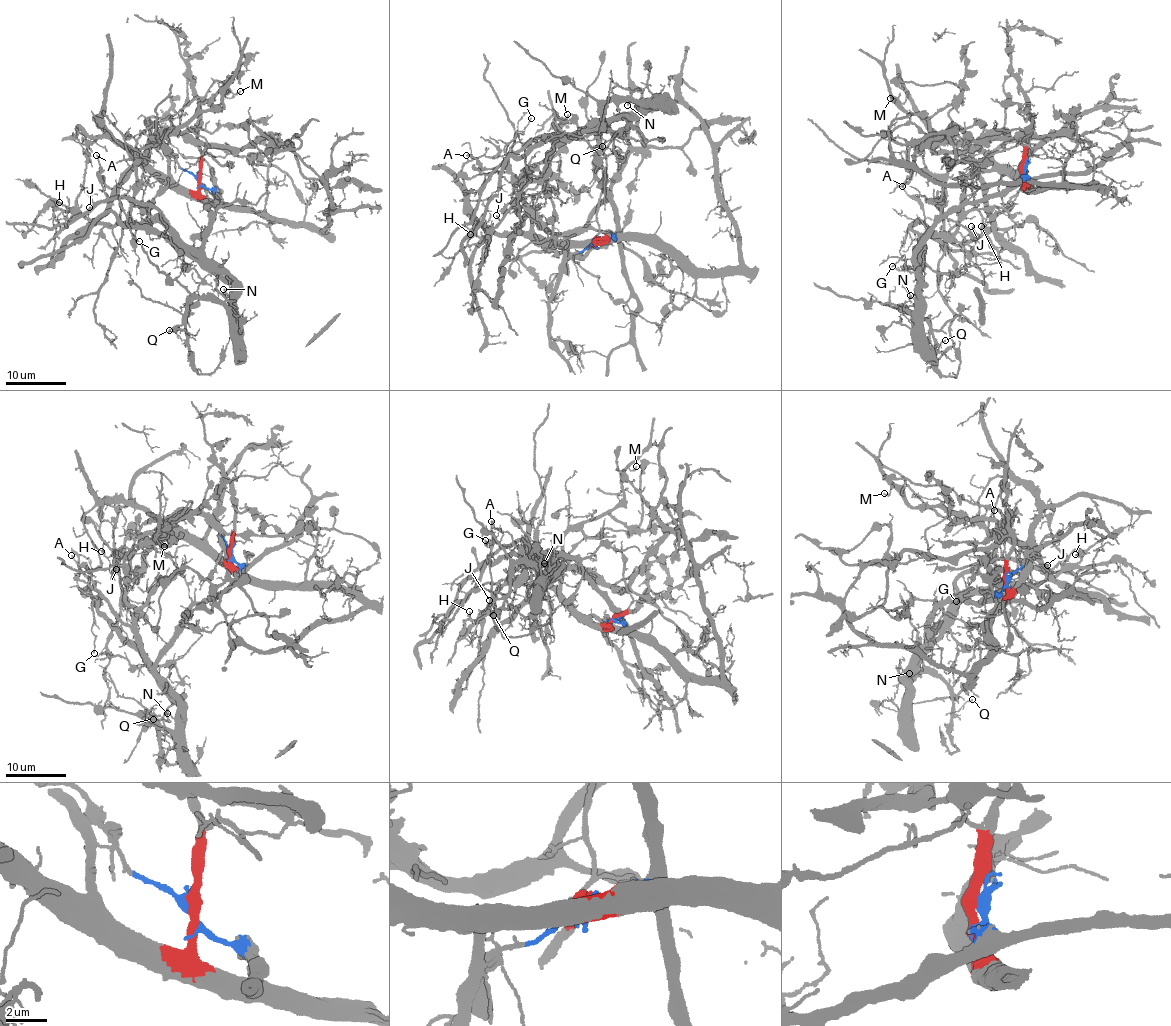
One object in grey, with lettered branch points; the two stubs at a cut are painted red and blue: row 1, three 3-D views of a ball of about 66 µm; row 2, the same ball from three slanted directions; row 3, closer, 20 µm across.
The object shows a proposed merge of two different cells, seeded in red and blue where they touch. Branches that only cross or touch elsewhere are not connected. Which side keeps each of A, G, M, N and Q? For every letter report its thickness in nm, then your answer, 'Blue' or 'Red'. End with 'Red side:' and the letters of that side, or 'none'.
A: Thickness 150 nm. Blue
G: Thickness 120 nm. Blue
M: Thickness 160 nm. Red
N: Thickness 100 nm. Blue
Q: Thickness 130 nm. Blue
Red side: M

